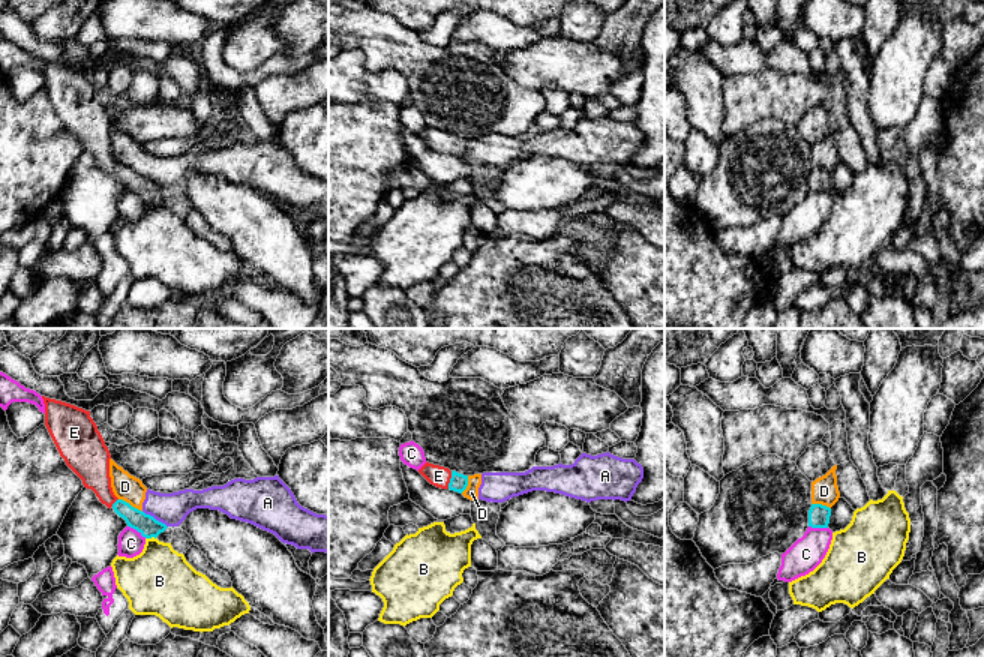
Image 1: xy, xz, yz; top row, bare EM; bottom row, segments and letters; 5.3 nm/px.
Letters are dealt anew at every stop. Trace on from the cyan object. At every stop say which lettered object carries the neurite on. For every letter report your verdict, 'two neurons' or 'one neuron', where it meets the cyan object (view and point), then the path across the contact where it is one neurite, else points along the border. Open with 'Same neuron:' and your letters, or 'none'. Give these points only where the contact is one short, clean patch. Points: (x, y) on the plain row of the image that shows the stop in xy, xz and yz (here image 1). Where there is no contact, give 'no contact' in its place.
Same neuron: E
A: two neurons | xy (153, 182) | along xy (143, 174), (167, 191)
B: two neurons | xy (150, 201) | along xy (155, 201), (146, 203)
C: two neurons | xy (137, 194) | along xy (128, 189), (146, 201)
D: two neurons | xy (129, 168) | along xy (119, 162), (141, 176)
E: one neuron | xz (450, 144) | across xz (458, 146), (450, 144), (438, 140)

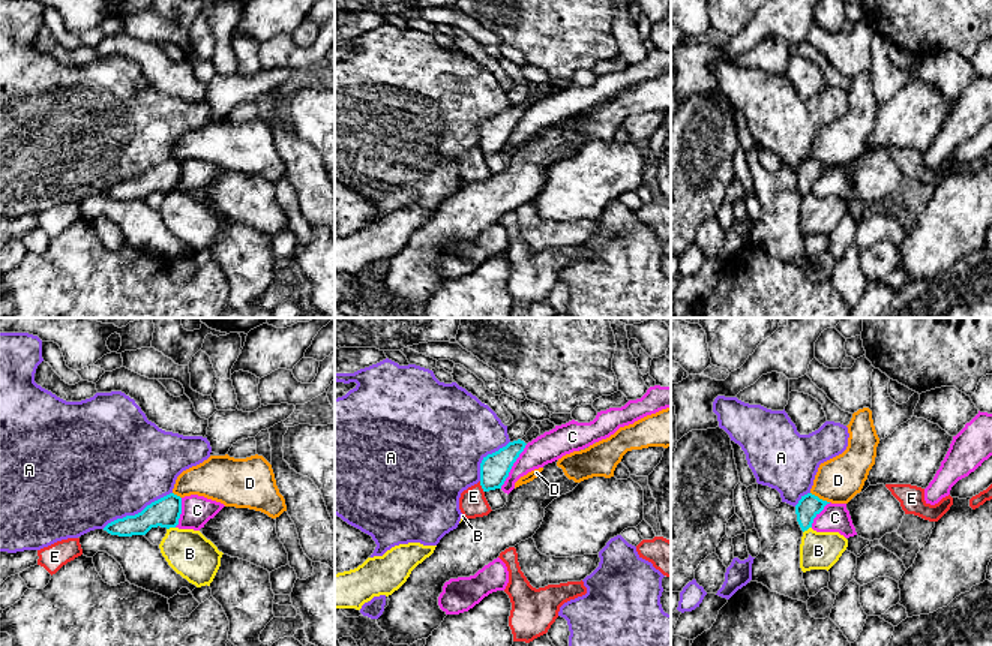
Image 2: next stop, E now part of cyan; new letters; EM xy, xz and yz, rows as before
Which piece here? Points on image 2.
Same neuron: none
A: two neurons | xy (138, 177)
B: two neurons | xy (170, 191)
C: two neurons | xz (512, 129) | along xz (527, 108), (500, 152)
D: two neurons | yz (818, 162)
E: two neurons | xz (482, 152)

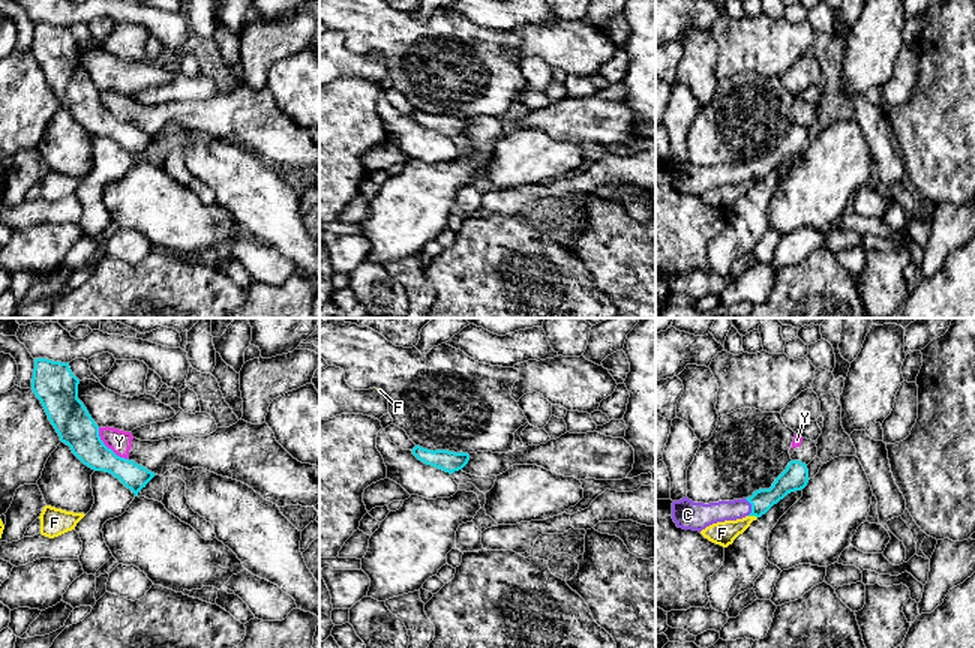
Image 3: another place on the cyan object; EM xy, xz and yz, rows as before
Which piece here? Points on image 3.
Same neuron: C
C: one neuron | yz (752, 171) | across yz (789, 144), (773, 159), (752, 171), (707, 179)
F: two neurons | yz (753, 179) | along yz (749, 179), (756, 182)
Y: two neurons | xy (107, 111)

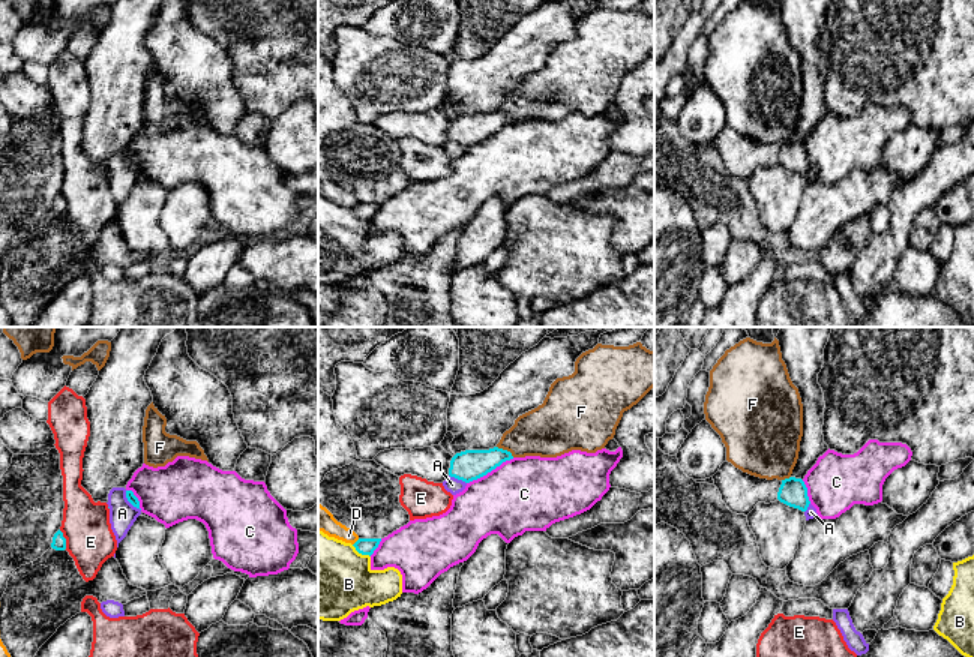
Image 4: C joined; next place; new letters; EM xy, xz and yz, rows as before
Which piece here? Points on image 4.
Same neuron: none
A: two neurons | xy (129, 165) | along xy (125, 155), (125, 161), (140, 174)
B: two neurons | xz (360, 216)
C: two neurons | xz (490, 135)
D: two neurons | xz (356, 206)
E: two neurons | xy (65, 203)
F: two neurons | xz (506, 114)

